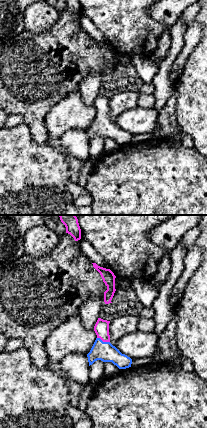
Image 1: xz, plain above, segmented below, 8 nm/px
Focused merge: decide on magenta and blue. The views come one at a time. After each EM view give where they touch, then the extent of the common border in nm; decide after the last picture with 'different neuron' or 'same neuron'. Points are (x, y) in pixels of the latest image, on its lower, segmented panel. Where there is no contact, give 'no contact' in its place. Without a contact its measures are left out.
(103, 341) | 110 nm

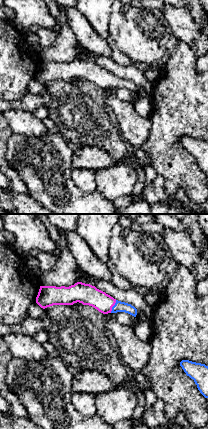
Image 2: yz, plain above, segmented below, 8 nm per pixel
(113, 305) | 120 nm

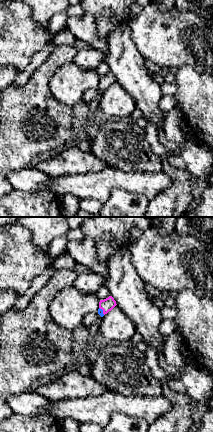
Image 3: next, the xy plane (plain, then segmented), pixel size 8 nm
(103, 311) | 80 nm

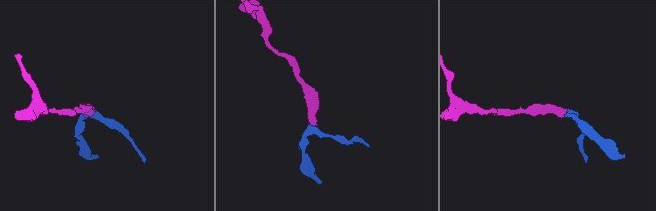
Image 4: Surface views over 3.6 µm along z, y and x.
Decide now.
same neuron

